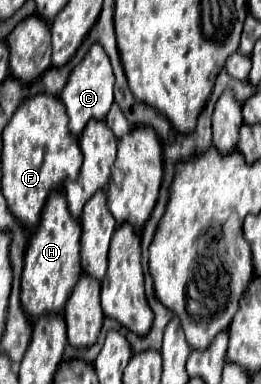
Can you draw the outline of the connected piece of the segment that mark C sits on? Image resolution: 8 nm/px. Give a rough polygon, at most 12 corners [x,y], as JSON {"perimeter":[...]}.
{"perimeter":[[99,43],[71,71],[61,101],[69,131],[105,119],[111,63]]}

